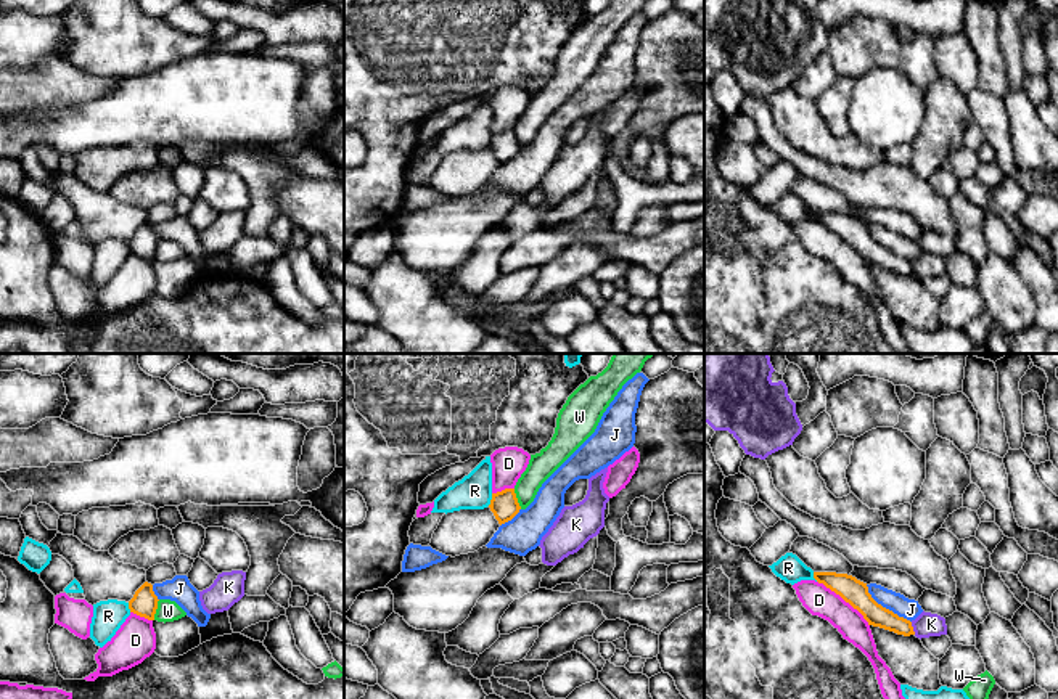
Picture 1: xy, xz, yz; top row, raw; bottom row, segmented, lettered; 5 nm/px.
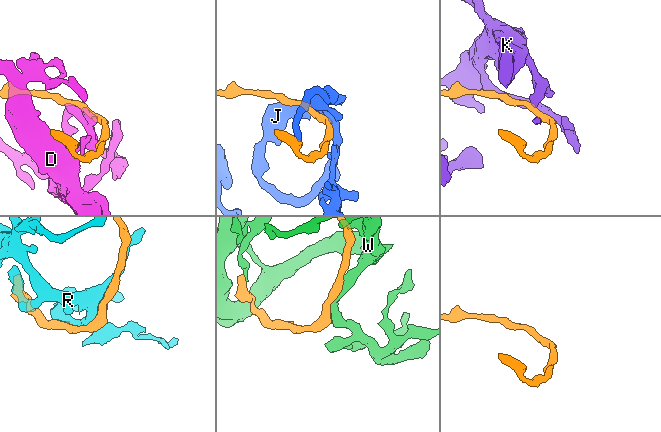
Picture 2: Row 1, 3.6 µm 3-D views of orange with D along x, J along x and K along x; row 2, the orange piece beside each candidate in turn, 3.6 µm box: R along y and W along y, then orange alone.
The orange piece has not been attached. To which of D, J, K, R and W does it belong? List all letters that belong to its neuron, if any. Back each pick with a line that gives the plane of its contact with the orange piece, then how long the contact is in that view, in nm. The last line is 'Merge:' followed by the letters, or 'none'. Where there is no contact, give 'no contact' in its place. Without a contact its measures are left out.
J: contact in yz; length 300 nm
Merge: J

